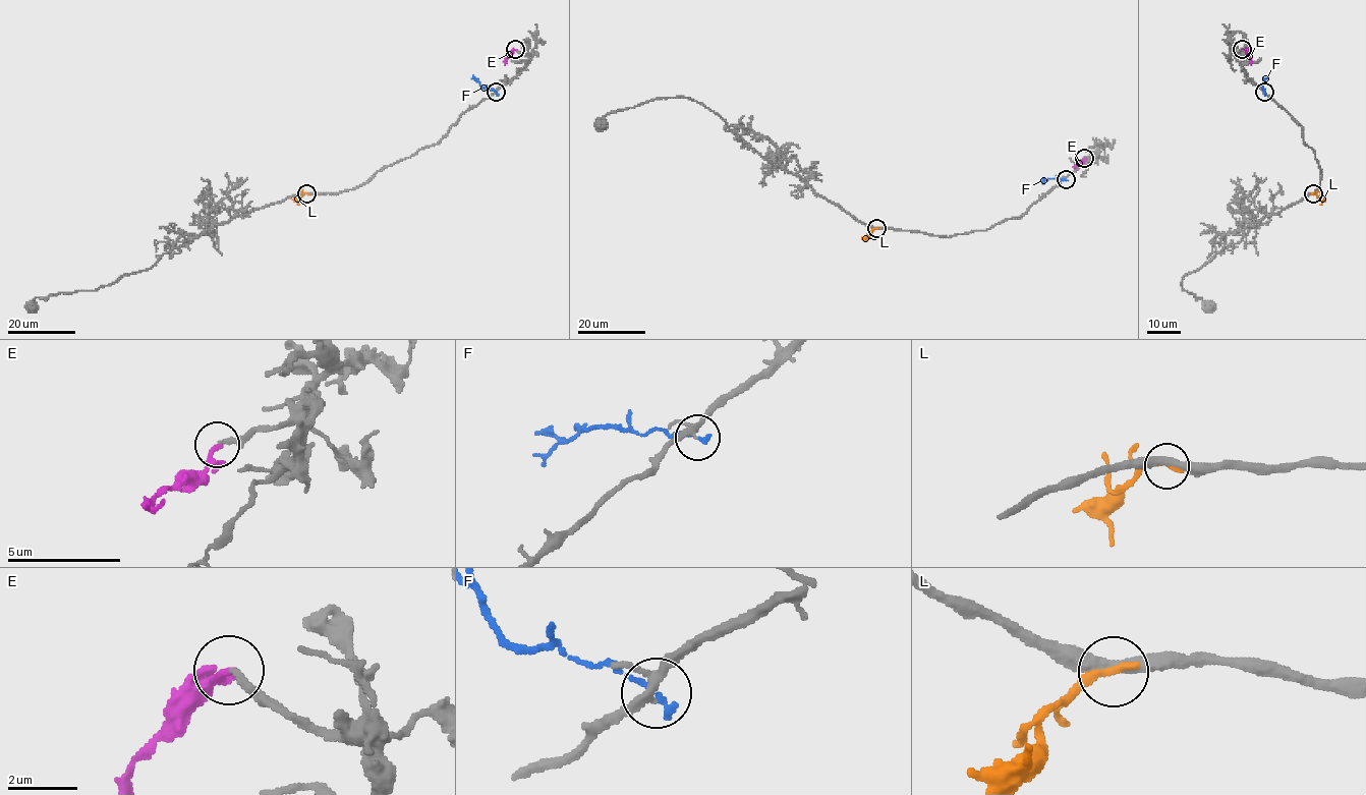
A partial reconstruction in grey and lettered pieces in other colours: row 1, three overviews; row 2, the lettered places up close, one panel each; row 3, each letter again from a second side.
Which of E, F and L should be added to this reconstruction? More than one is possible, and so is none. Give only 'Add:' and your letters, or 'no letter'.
Add: E

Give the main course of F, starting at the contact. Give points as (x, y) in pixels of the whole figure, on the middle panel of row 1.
F: (1066, 179), (1050, 178), (1042, 183)

